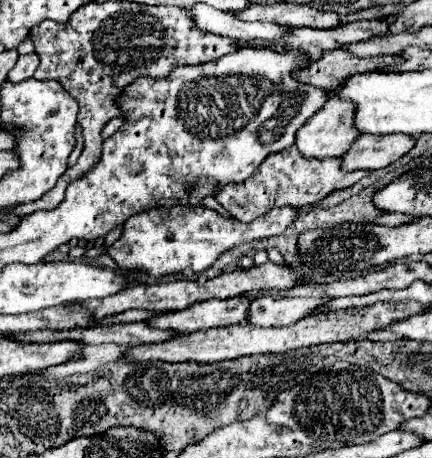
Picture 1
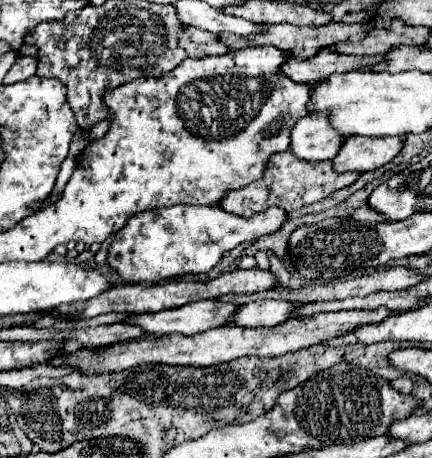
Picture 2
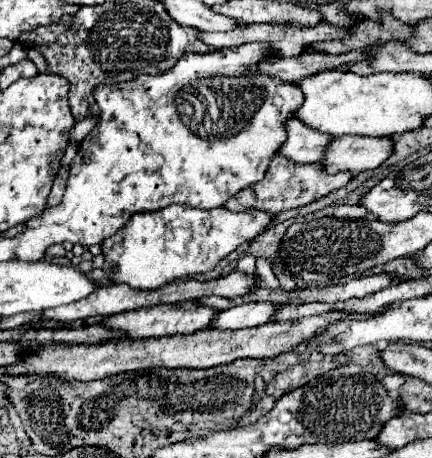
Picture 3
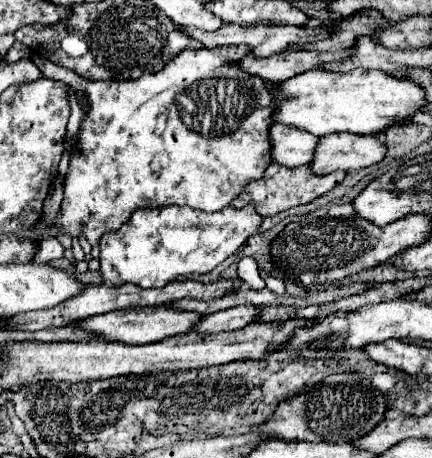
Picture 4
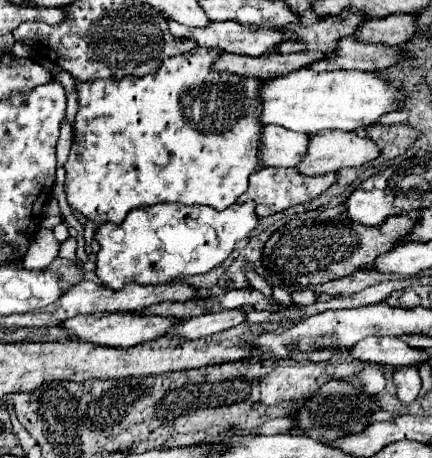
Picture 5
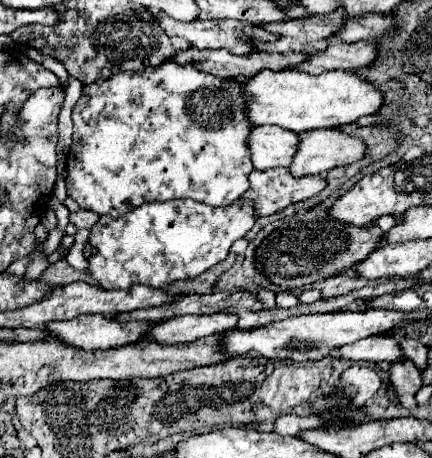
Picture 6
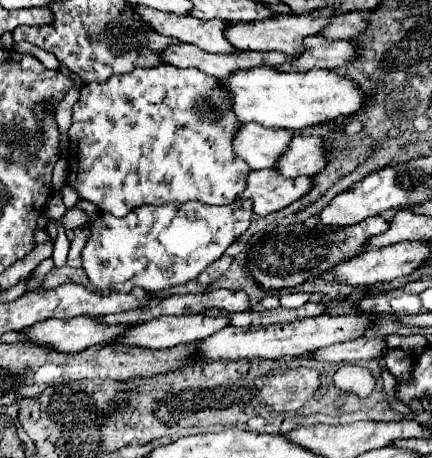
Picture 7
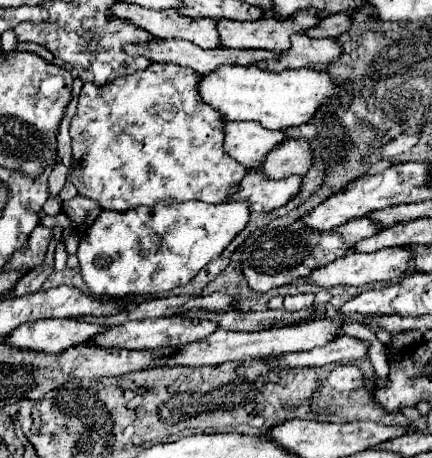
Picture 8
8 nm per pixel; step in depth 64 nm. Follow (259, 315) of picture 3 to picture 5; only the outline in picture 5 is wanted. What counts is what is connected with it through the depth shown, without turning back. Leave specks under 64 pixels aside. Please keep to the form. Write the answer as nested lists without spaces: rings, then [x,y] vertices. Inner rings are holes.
[[[234,308],[234,310],[222,310],[216,314],[202,314],[196,318],[188,318],[182,324],[178,324],[172,332],[172,336],[180,336],[180,338],[204,338],[228,328],[234,328],[238,324],[242,324],[246,320],[246,312],[242,308]]]

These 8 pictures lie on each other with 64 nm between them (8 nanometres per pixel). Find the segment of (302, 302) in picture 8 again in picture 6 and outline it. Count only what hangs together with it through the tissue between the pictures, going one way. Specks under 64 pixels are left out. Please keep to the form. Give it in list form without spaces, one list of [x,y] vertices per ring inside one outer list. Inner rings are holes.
[[[280,290],[276,292],[276,304],[280,308],[292,308],[298,304],[298,296],[294,292],[286,292],[286,290]]]

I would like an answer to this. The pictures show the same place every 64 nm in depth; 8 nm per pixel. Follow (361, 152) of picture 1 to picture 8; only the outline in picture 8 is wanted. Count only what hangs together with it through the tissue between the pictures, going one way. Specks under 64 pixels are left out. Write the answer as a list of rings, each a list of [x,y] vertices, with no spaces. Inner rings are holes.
[[[286,140],[276,146],[264,160],[262,172],[268,178],[288,178],[292,174],[304,176],[314,162],[314,152],[306,140]]]

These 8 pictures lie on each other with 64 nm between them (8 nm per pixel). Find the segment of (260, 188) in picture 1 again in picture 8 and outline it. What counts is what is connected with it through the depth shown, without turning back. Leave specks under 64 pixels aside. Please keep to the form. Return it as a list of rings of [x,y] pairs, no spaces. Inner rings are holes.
[[[248,172],[240,182],[240,190],[230,200],[248,200],[252,212],[270,212],[286,206],[300,192],[300,186],[300,176],[268,180],[262,172]]]

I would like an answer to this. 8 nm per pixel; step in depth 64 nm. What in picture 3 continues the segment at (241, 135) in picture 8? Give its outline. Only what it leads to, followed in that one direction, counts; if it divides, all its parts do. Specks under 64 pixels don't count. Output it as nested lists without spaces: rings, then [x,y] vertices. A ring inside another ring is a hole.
[[[294,118],[286,122],[286,132],[288,132],[288,140],[278,154],[298,164],[320,162],[324,158],[324,148],[328,148],[328,140],[332,140],[332,136],[316,132]]]

